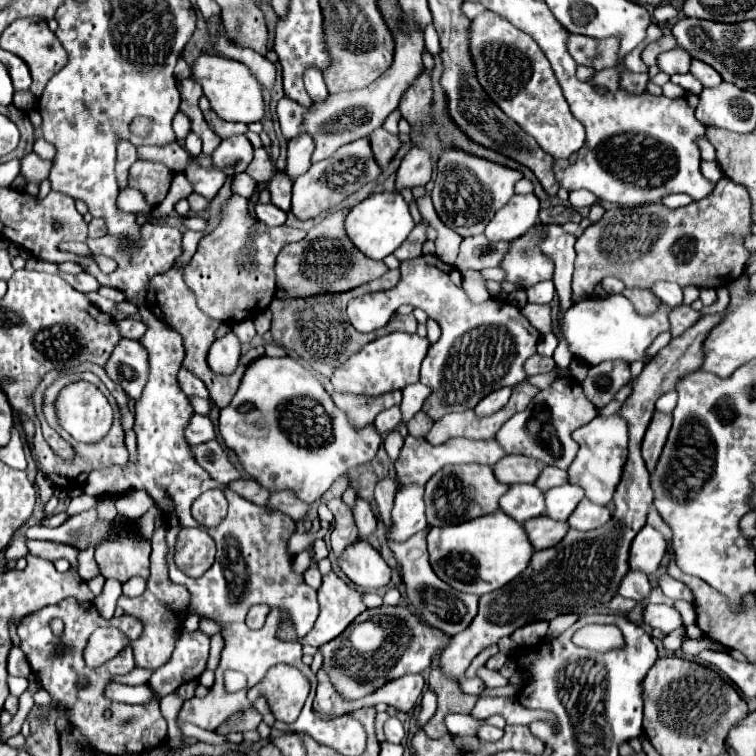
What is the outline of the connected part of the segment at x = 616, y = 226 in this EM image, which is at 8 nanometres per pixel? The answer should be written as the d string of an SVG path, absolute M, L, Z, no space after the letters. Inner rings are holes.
M721 177L721 181L715 185L715 189L705 199L693 201L693 203L681 207L681 209L667 209L661 203L641 205L641 207L633 207L633 209L623 209L623 207L607 209L601 221L597 221L595 225L589 225L577 237L577 243L575 243L577 259L575 259L575 275L573 275L573 301L581 301L585 297L591 297L593 295L593 289L599 285L599 281L603 277L609 277L609 275L615 275L617 279L621 279L625 283L625 287L651 287L655 281L673 281L673 283L677 283L681 287L693 285L693 287L699 287L699 289L703 289L703 287L723 287L727 283L727 277L729 277L729 283L731 283L731 281L735 281L745 271L745 263L749 259L749 251L743 247L743 239L745 239L745 235L749 235L749 225L751 225L751 217L749 217L749 195L747 195L745 187L733 183L727 177Z

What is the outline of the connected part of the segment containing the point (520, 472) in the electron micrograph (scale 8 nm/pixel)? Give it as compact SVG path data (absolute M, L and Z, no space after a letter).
M505 455L501 461L493 465L495 477L501 483L513 485L513 483L535 483L537 475L541 473L541 465L533 457L523 455Z

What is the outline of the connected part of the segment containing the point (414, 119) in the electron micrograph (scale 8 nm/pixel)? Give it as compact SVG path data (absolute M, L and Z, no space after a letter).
M427 71L409 87L409 91L405 91L405 95L401 97L399 109L403 113L403 117L413 125L419 127L421 121L427 119L429 113L429 105L431 105L431 79L427 75Z

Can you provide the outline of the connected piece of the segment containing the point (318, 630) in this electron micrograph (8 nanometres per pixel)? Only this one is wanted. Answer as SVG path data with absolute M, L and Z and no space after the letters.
M333 571L323 575L323 583L317 591L321 613L313 625L313 629L301 639L303 645L321 647L329 639L341 635L347 625L365 611L361 603L361 593L341 581Z

